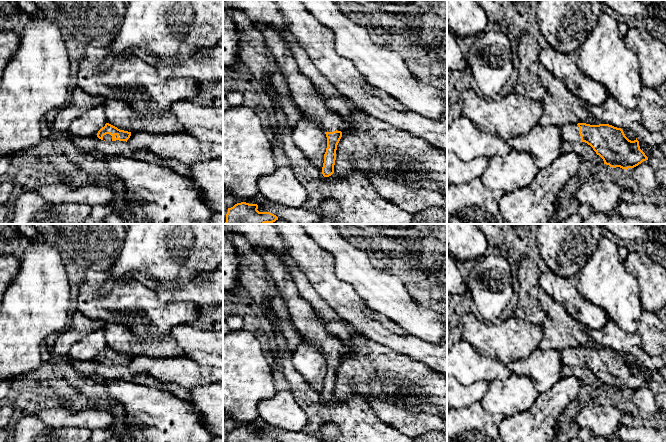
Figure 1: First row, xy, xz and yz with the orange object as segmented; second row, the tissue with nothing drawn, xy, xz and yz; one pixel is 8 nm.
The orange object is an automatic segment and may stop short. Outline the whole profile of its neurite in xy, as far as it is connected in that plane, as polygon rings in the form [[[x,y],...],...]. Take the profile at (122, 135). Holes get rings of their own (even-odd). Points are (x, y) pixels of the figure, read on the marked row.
[[[106,123],[104,127],[102,127],[98,133],[97,137],[101,140],[105,140],[107,142],[111,141],[126,141],[130,138],[131,132],[120,130],[117,127]]]

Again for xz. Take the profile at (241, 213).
[[[241,202],[228,208],[225,224],[265,224],[273,223],[278,217],[270,212],[259,212],[257,204]]]

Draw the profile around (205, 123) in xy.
[[[182,100],[173,103],[171,111],[186,135],[200,141],[223,144],[223,105],[202,106]]]

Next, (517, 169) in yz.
[[[512,149],[504,156],[489,158],[488,166],[480,179],[491,191],[509,193],[530,185],[538,171],[539,168],[529,153]]]

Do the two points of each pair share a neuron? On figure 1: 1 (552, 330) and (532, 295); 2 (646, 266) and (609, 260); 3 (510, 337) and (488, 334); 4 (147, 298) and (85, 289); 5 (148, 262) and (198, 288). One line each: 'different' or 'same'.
1: same
2: different
3: same
4: same
5: different

